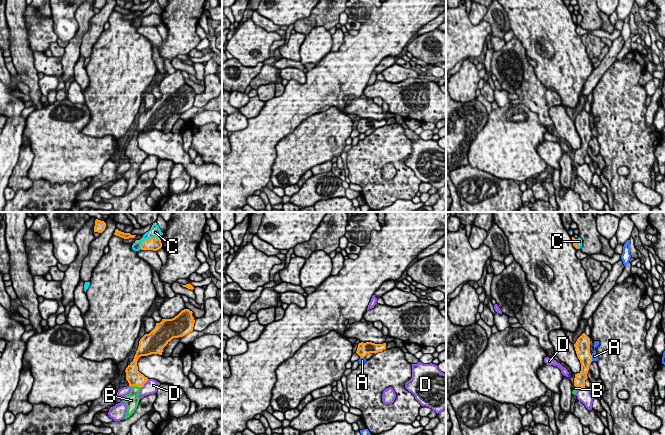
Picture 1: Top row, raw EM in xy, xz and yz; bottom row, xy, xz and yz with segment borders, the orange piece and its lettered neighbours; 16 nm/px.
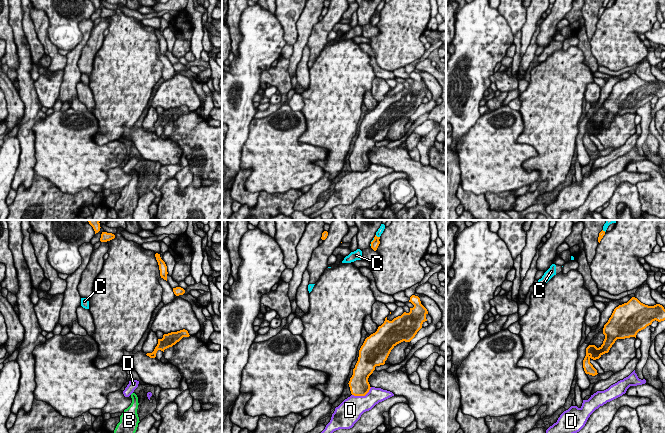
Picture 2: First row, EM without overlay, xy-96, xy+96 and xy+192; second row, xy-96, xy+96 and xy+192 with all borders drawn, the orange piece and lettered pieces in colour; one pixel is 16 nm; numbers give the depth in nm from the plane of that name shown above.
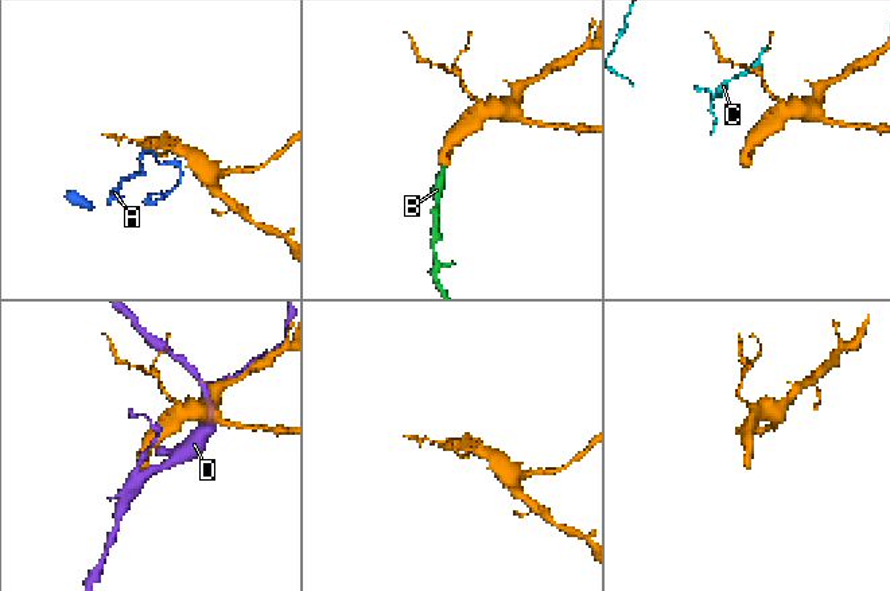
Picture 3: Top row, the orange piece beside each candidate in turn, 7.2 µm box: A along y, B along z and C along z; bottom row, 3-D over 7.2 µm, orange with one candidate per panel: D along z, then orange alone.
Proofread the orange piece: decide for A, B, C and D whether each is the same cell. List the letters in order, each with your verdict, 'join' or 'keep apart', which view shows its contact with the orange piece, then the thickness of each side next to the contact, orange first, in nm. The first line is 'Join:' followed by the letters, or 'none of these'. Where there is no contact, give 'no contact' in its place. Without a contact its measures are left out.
Join: B
A: keep apart | yz | 260/100 nm
B: join | xy | 240/240 nm
C: keep apart | xy | 200/190 nm
D: keep apart | xy | 240/220 nm

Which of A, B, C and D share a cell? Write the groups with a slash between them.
A / B / C / D

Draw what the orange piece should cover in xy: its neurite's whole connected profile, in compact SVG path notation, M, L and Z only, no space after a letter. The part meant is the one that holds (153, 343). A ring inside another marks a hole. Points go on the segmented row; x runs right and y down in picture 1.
M184 309L172 319L162 319L160 323L156 323L155 328L149 334L145 334L140 339L134 359L125 370L131 391L123 398L127 406L124 419L129 418L135 412L139 403L140 389L148 381L148 378L138 371L138 359L151 354L162 355L163 348L173 338L183 337L192 332L195 323L192 313L189 309Z

